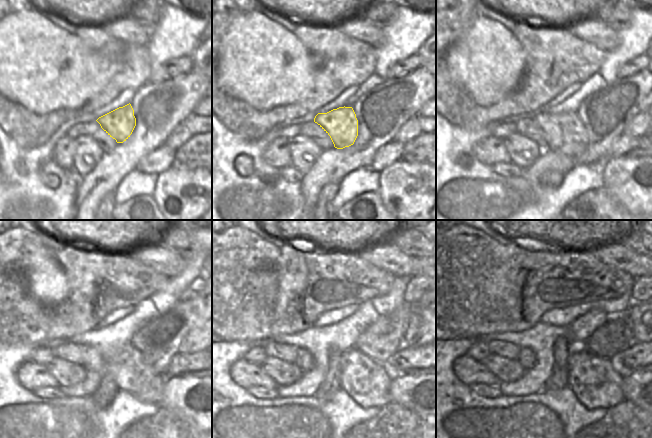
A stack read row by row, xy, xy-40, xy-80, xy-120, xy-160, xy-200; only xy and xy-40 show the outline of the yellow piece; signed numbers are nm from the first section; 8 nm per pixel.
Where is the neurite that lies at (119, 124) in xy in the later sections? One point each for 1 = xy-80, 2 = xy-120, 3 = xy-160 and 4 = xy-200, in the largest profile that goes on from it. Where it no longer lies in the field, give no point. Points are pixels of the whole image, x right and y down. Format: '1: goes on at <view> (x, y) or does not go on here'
1: goes on at xy-80 (565, 133)
2: goes on at xy-120 (131, 373)
3: goes on at xy-160 (367, 381)
4: goes on at xy-200 (596, 382)

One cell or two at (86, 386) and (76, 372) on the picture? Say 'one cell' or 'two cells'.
two cells

